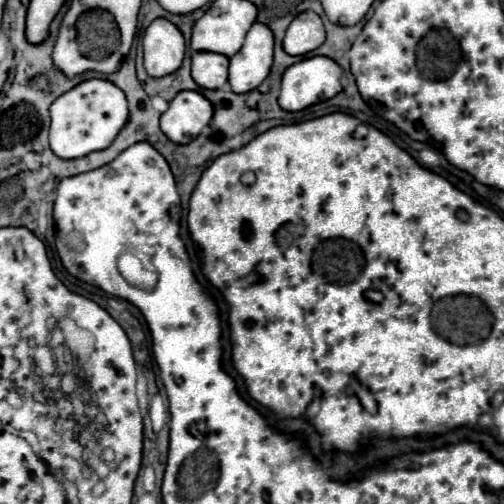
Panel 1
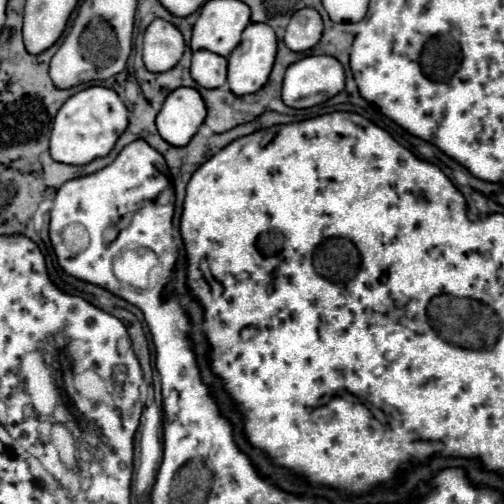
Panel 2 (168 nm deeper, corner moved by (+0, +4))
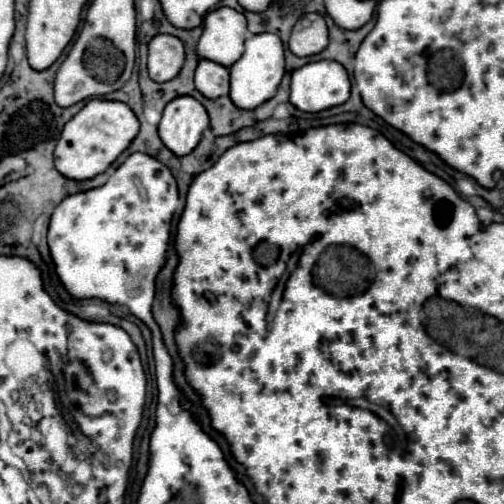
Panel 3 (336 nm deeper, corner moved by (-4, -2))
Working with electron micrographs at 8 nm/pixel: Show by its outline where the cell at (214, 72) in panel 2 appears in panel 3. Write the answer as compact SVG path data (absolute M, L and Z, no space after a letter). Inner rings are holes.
M200 60L194 76L196 88L206 98L220 98L228 94L228 68L212 60Z

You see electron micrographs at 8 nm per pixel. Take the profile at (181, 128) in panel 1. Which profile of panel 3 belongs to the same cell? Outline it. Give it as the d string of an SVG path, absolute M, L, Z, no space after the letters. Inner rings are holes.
M184 96L168 102L158 124L158 134L168 150L176 156L186 156L196 148L206 128L208 112L204 106L196 98Z

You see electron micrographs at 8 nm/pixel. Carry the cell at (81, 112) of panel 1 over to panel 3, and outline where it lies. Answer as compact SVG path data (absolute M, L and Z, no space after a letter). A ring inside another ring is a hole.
M92 98L72 120L66 122L54 150L54 164L60 174L72 180L88 180L104 172L138 134L138 118L134 112L116 100Z

